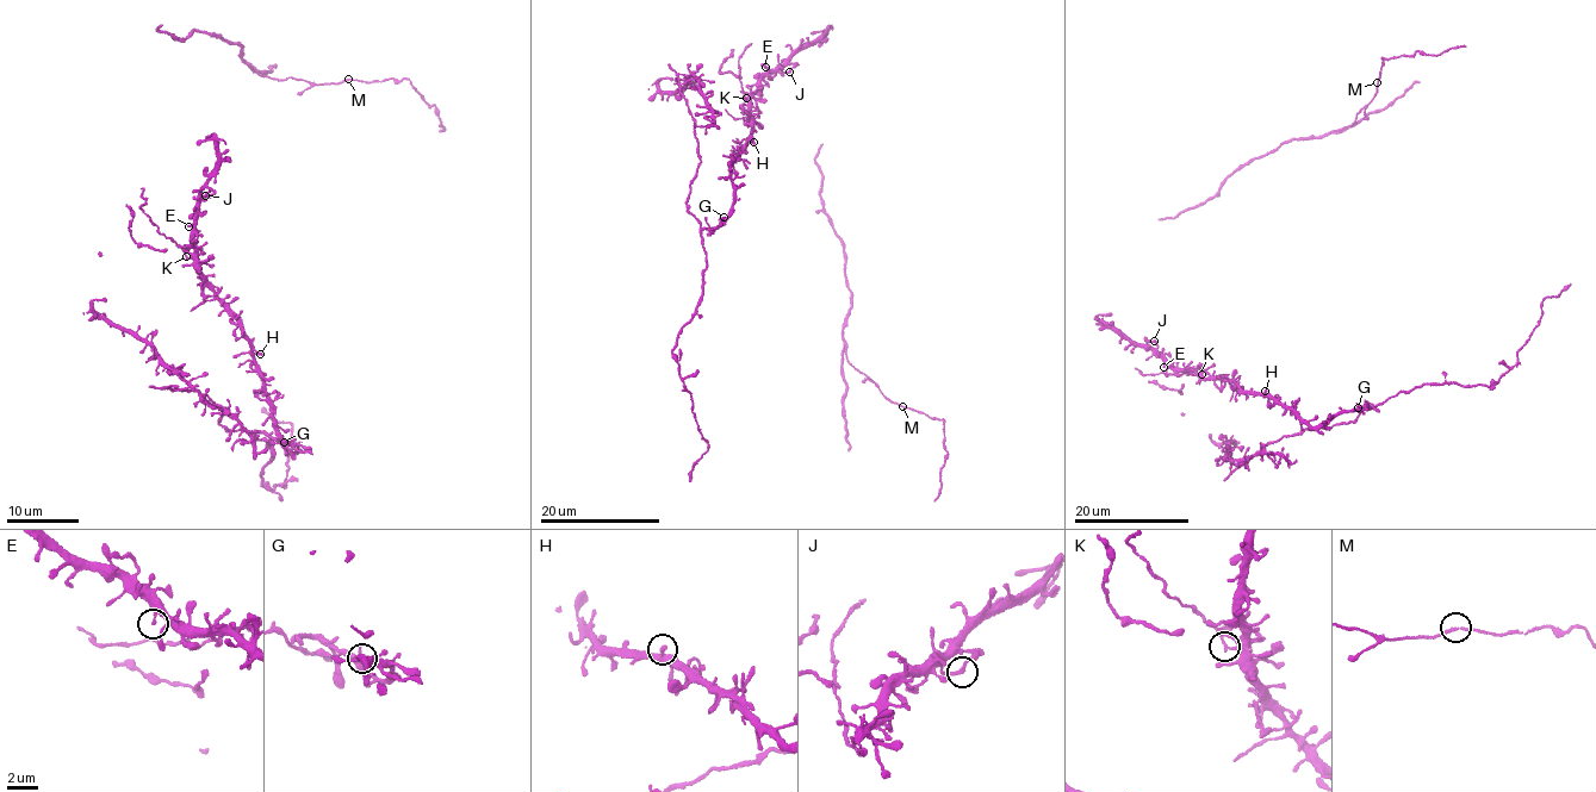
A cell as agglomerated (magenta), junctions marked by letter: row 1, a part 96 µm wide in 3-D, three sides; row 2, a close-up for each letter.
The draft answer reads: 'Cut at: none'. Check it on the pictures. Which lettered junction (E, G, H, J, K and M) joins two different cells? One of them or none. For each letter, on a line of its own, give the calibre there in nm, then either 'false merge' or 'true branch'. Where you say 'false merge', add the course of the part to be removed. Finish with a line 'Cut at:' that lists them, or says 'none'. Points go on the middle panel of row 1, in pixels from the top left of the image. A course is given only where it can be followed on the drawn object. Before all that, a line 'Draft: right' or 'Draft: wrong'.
Draft: wrong
E: 190 nm | true branch
G: 200 nm | true branch
H: 220 nm | true branch
J: 190 nm | true branch
K: 140 nm | false merge | (745, 98), (738, 56), (721, 64), (719, 72), (739, 75)
M: 160 nm | true branch
Cut at: K

